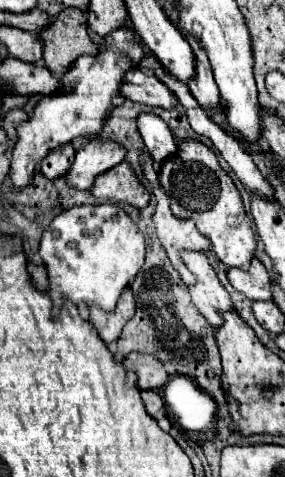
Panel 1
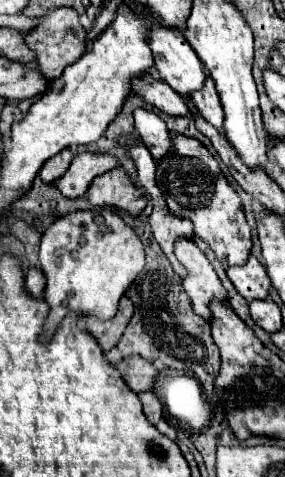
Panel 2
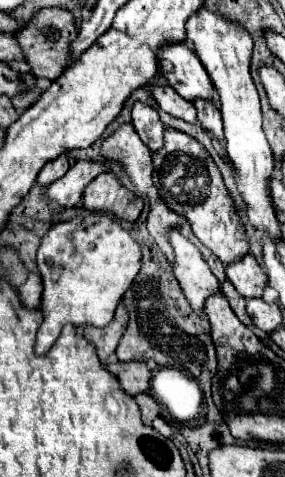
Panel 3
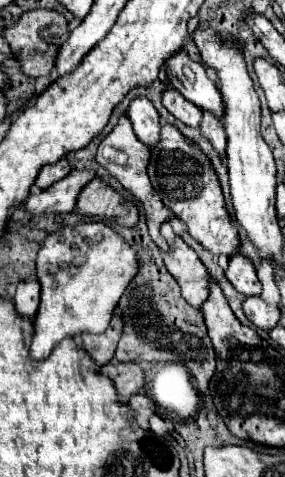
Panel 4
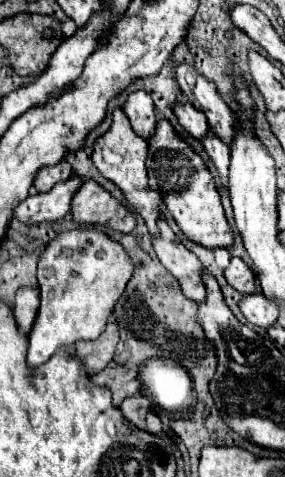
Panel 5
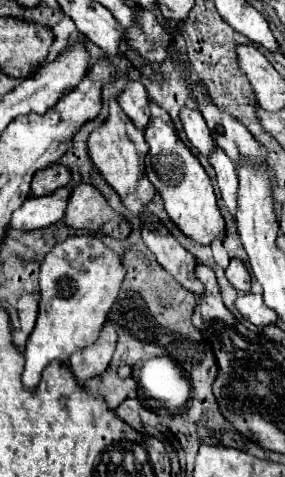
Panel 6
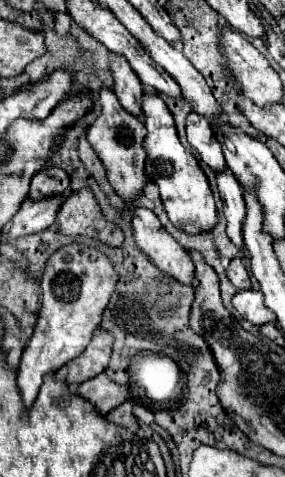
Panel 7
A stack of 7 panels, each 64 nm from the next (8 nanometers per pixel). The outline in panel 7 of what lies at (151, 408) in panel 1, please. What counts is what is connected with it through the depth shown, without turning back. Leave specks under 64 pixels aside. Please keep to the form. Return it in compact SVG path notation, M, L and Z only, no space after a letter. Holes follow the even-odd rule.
M126 400L126 402L120 404L116 410L112 410L112 412L108 414L108 418L110 418L114 424L126 426L130 432L136 432L140 426L138 426L136 416L132 414L132 406L134 406L134 402L132 402L132 400Z

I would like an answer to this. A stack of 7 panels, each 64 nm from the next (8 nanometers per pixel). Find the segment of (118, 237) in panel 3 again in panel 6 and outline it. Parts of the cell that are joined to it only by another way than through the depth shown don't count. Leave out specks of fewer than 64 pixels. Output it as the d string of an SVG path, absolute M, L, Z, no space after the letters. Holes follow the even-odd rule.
M90 234L68 236L44 256L40 264L40 312L24 350L26 368L22 382L28 390L40 382L42 370L52 360L68 360L76 350L96 342L96 336L120 292L122 280L122 258L100 238Z

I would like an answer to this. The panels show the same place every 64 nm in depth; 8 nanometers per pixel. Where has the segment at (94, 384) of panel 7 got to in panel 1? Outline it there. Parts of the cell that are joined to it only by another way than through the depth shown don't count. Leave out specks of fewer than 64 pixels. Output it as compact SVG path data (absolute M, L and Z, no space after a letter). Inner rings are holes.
M132 352L124 358L124 366L128 370L136 372L140 390L148 390L148 388L160 390L160 388L164 388L164 384L170 378L170 374L164 370L164 364L160 364L160 360L156 360L150 354Z

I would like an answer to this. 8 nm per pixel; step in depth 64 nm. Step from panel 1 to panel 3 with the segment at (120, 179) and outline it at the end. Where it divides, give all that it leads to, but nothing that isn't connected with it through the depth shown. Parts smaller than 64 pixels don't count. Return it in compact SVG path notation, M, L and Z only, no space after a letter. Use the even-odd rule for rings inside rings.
M104 172L86 186L84 206L134 222L144 208L144 200L138 194L126 190L112 172Z

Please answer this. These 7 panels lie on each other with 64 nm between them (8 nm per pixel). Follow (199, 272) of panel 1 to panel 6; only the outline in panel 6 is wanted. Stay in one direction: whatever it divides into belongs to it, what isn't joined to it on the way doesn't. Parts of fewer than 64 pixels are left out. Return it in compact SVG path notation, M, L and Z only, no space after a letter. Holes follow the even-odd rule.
M160 224L160 230L157 232L142 226L142 238L166 272L170 272L192 294L196 296L204 294L204 286L198 282L194 274L196 258L182 248L182 244L164 225Z

